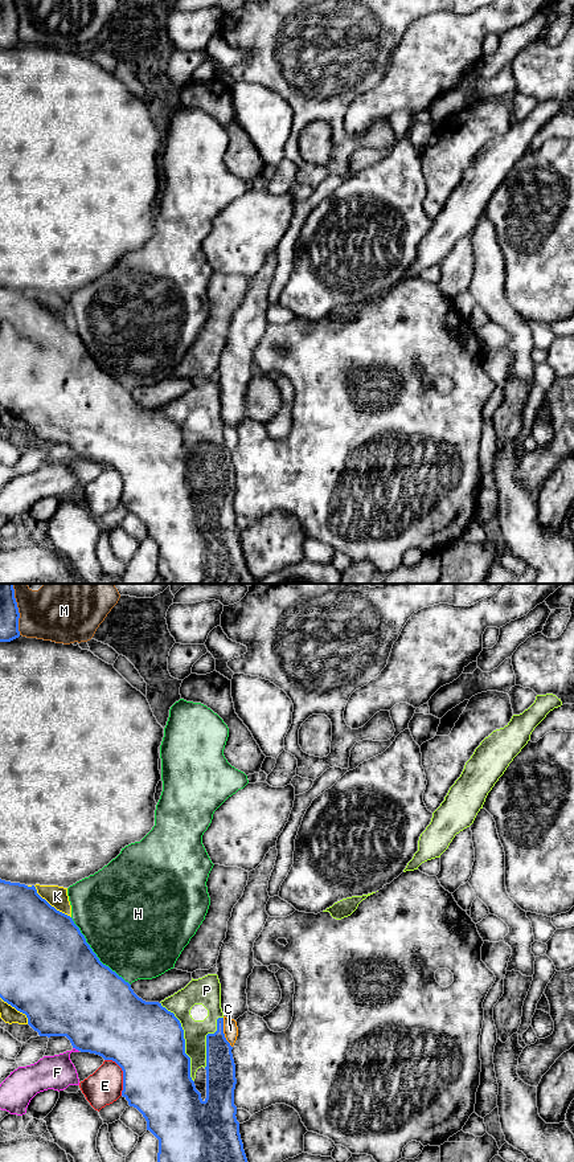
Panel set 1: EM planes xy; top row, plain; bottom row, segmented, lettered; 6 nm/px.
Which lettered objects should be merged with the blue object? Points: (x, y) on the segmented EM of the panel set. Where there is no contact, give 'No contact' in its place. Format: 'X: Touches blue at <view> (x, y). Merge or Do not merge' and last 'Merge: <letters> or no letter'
C: Touches blue at xy (222, 1032). Do not merge
E: Touches blue at xy (123, 1073). Do not merge
F: Touches blue at xy (76, 1048). Do not merge
H: Touches blue at xy (95, 954). Do not merge
K: Touches blue at xy (46, 901). Do not merge
M: Touches blue at xy (17, 609). Do not merge
P: Touches blue at xy (184, 1040). Merge
Merge: P

